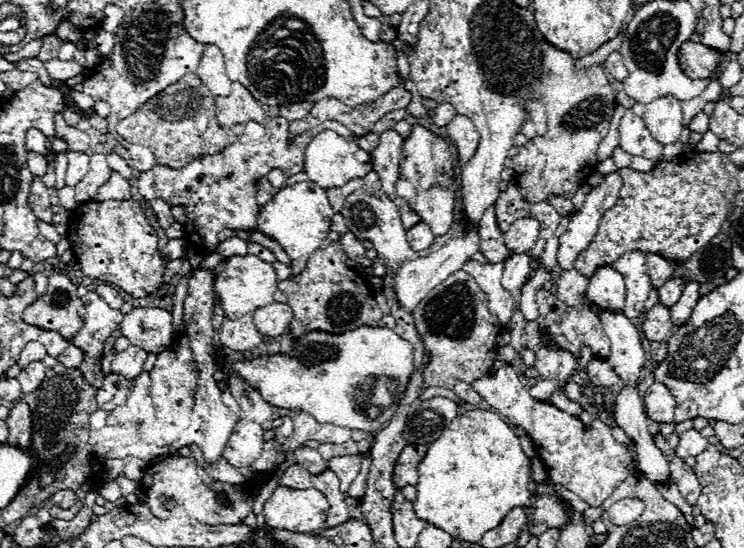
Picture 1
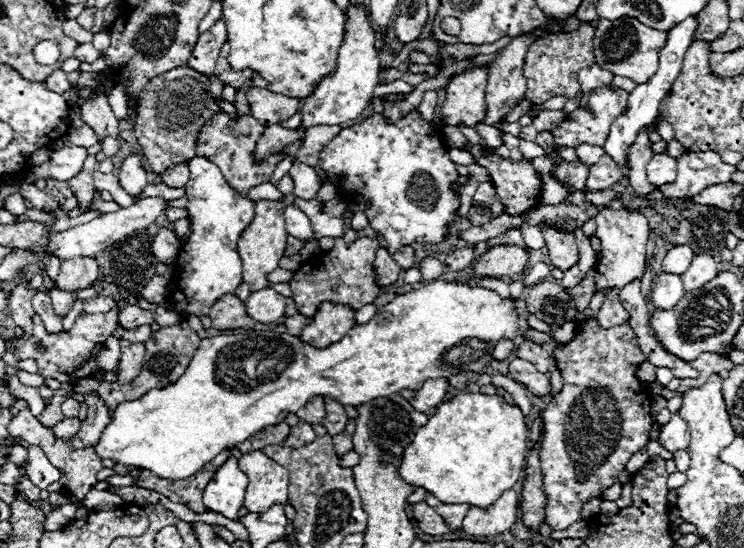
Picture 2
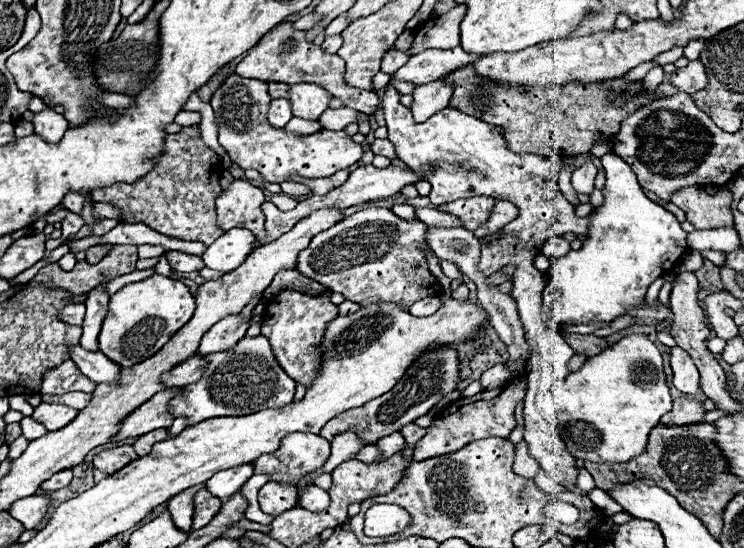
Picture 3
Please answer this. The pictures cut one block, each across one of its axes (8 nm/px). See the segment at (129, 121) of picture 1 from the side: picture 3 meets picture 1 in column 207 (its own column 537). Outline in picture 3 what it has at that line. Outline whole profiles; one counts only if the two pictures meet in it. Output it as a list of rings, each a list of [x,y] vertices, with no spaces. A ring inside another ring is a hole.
[[[474,64],[462,66],[446,76],[444,82],[454,86],[450,106],[484,120],[504,130],[506,146],[516,154],[546,156],[556,152],[562,158],[570,158],[582,152],[590,152],[598,138],[614,138],[620,130],[620,122],[646,104],[652,104],[664,94],[642,94],[642,80],[628,82],[626,78],[614,78],[604,82],[566,82],[554,86],[512,86],[476,74]]]

